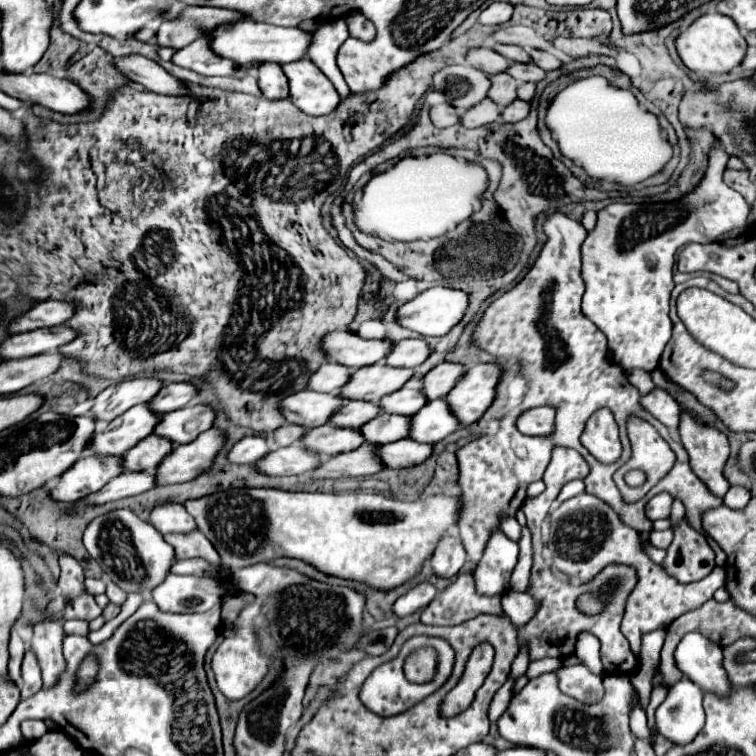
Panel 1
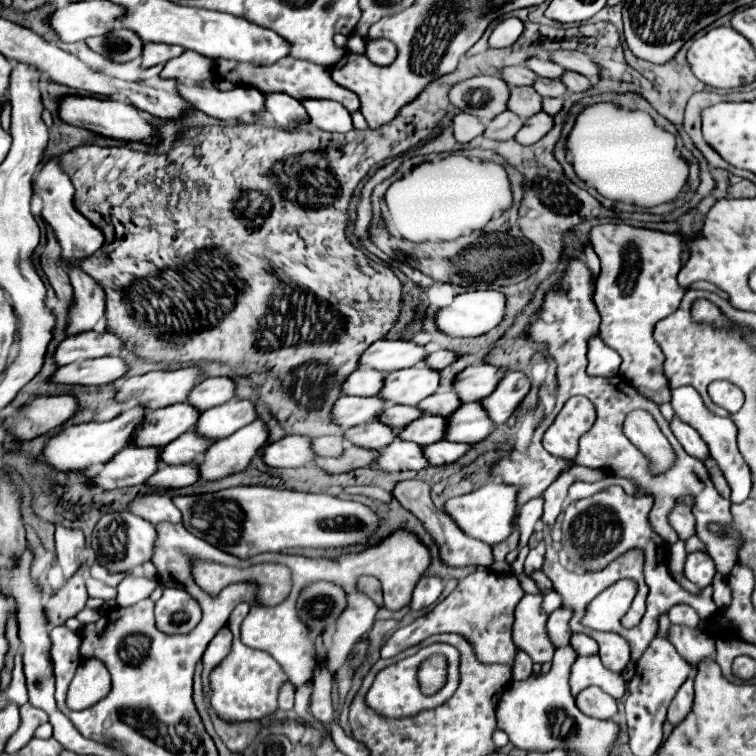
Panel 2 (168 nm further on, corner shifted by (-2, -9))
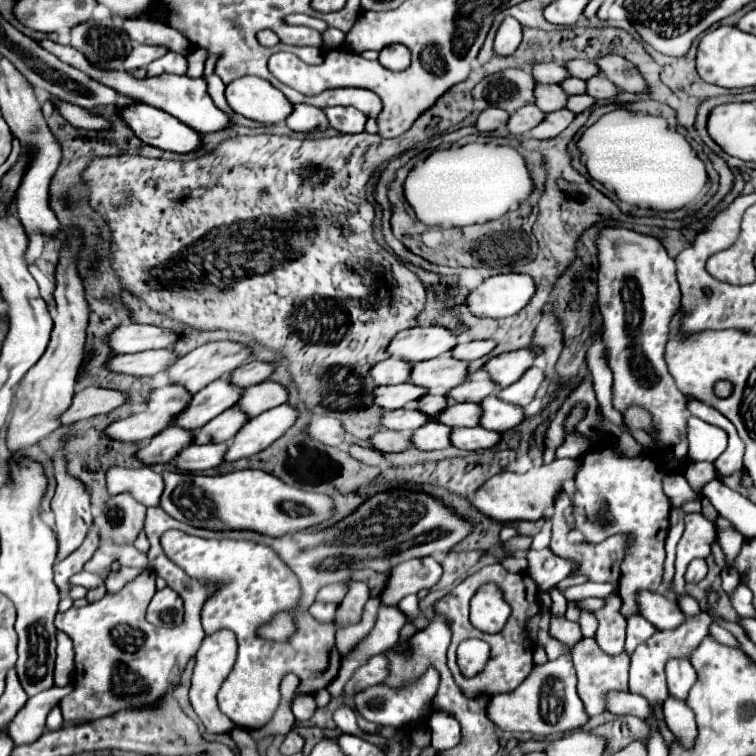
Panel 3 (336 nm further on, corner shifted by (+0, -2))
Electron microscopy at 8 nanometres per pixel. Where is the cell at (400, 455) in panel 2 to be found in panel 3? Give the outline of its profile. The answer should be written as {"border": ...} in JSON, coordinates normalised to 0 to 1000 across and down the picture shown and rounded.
{"border":[[[570,554],[565,562],[560,562],[557,567],[552,567],[544,575],[544,583],[557,597],[589,594],[597,589],[597,570],[599,570],[599,565],[578,557],[578,554]]]}

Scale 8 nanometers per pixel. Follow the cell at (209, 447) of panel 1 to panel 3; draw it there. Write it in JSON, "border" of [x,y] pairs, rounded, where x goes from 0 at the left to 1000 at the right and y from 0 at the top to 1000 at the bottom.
{"border":[[[374,533],[364,541],[356,541],[340,552],[335,552],[319,573],[313,573],[300,589],[303,597],[298,610],[313,610],[319,604],[332,604],[345,594],[353,594],[361,583],[374,578],[396,554],[396,541]]]}

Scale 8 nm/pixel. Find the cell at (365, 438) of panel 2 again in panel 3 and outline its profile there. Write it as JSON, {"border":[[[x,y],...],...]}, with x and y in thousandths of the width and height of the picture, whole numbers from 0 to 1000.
{"border":[[[544,538],[544,541],[522,541],[522,544],[509,546],[509,552],[504,554],[504,565],[507,567],[522,567],[522,570],[530,570],[530,573],[546,573],[557,562],[567,560],[567,554],[570,552],[565,546],[557,546],[549,538]]]}

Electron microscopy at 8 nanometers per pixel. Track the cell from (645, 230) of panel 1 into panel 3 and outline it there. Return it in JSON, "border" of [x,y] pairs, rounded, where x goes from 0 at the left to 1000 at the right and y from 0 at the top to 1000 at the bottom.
{"border":[[[803,300],[795,306],[790,316],[792,327],[792,409],[798,417],[798,456],[803,467],[803,483],[811,493],[811,538],[824,549],[832,538],[843,536],[861,546],[864,567],[835,567],[829,560],[821,565],[806,560],[803,552],[795,549],[795,570],[803,575],[819,578],[824,570],[829,570],[843,586],[848,586],[853,594],[866,591],[866,583],[882,591],[893,591],[901,578],[909,573],[909,525],[893,512],[893,504],[880,483],[880,454],[885,448],[885,427],[890,417],[898,411],[901,385],[898,374],[893,369],[893,345],[882,337],[880,327],[866,313],[853,313],[840,306],[824,303],[824,300]]]}

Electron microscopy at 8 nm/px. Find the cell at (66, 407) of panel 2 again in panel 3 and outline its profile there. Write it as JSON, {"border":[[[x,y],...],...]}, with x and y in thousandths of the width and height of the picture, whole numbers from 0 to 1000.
{"border":[[[115,512],[110,517],[99,517],[94,538],[81,552],[83,562],[94,562],[104,554],[115,554],[134,546],[147,546],[149,541],[165,536],[171,522],[165,517],[152,515],[134,515],[134,512]]]}

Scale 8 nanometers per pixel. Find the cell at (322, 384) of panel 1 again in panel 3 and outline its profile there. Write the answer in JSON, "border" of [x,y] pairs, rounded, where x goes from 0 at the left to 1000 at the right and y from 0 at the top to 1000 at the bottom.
{"border":[[[515,472],[491,488],[491,499],[501,509],[525,509],[525,507],[541,504],[544,488],[546,488],[544,480],[530,478],[528,472]]]}

